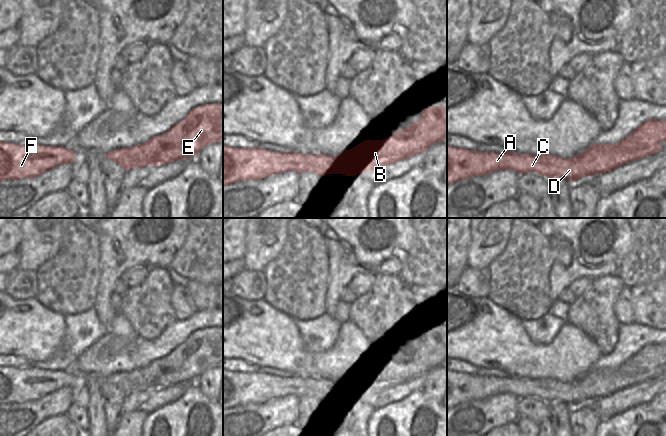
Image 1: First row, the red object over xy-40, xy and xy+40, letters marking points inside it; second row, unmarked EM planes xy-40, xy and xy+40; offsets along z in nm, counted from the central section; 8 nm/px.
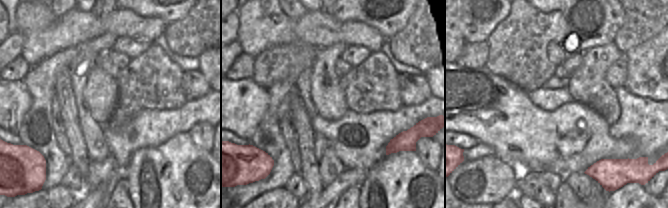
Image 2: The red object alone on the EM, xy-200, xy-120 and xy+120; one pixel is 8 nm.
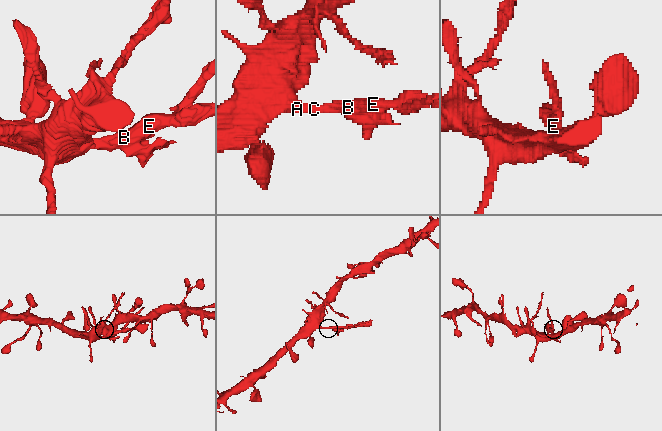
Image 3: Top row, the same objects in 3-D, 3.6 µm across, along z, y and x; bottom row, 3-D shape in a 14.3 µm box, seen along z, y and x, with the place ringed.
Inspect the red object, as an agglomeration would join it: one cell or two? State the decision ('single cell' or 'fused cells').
fused cells

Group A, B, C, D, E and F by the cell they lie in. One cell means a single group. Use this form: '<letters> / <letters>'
A F / B C D E

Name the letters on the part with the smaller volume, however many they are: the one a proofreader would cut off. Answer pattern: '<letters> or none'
B, C, D, E

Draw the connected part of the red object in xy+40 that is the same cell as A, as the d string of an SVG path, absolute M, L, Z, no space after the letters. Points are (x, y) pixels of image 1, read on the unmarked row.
M447 370L447 409L471 400L483 400L497 394L508 394L506 385L514 376L497 378Z

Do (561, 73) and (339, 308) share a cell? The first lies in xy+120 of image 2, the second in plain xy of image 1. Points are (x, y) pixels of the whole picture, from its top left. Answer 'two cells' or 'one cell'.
two cells

